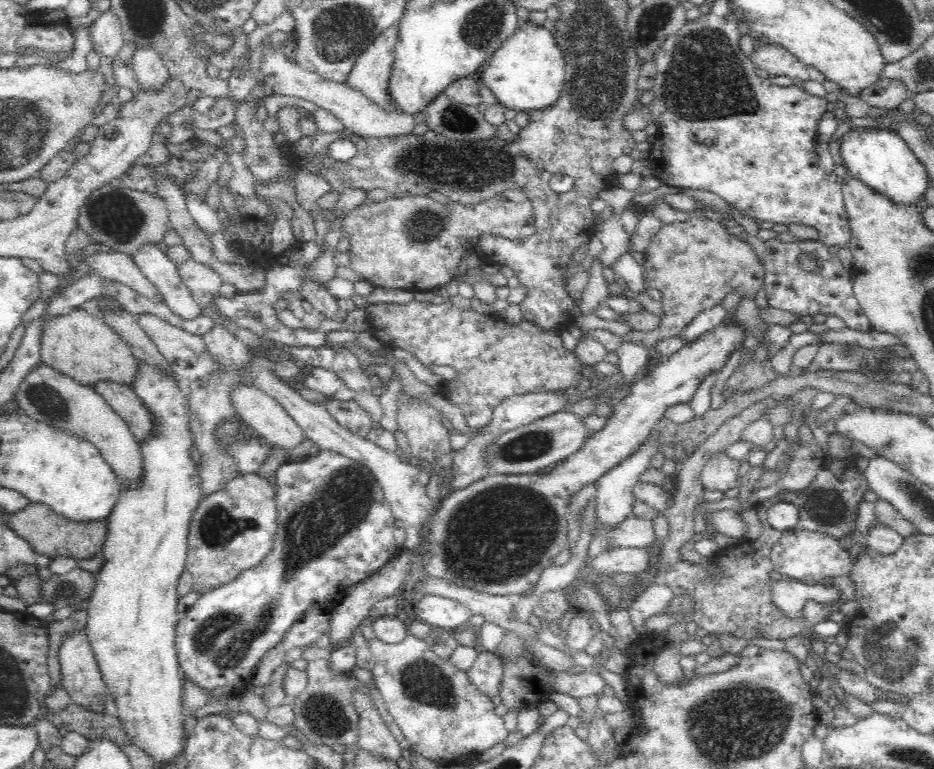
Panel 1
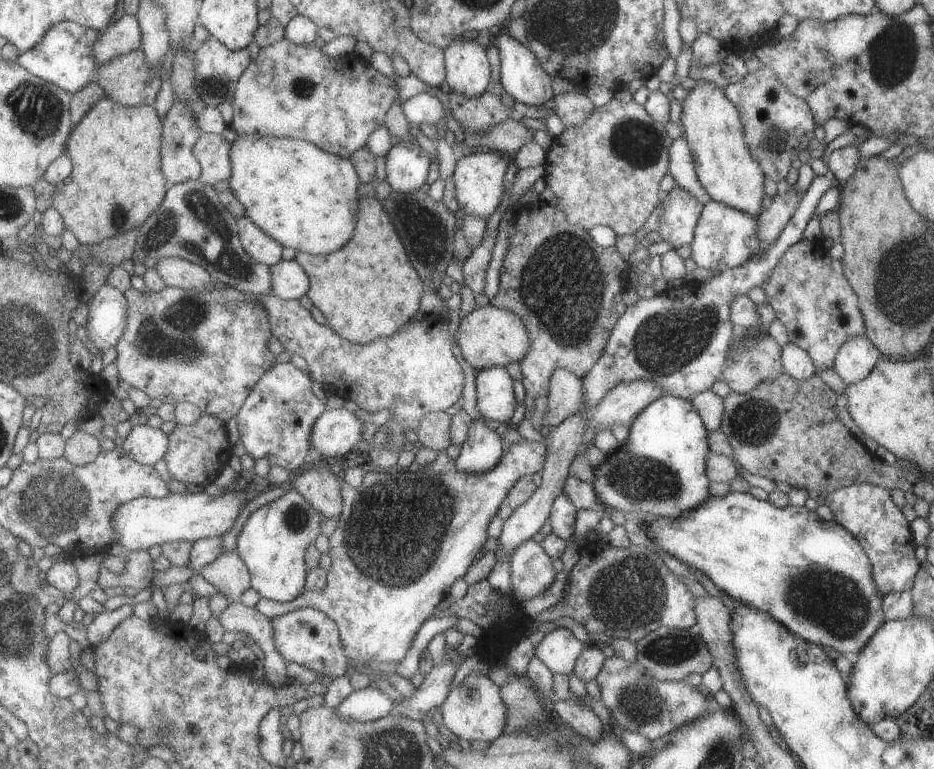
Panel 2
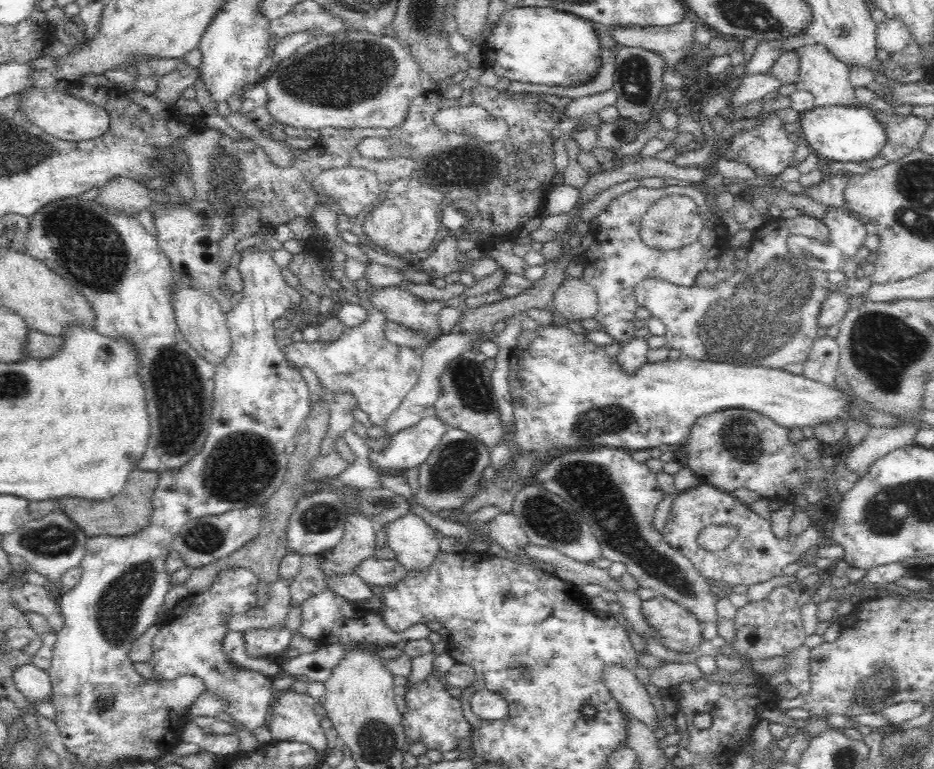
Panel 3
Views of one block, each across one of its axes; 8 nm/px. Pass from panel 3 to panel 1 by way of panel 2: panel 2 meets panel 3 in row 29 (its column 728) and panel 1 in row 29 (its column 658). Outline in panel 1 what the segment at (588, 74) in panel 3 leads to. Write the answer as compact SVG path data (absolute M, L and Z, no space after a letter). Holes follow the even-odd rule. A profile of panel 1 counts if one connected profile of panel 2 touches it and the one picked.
M529 21L520 22L514 34L477 71L479 81L494 93L500 104L528 112L552 106L564 88L566 74L563 49L554 40L553 31Z

